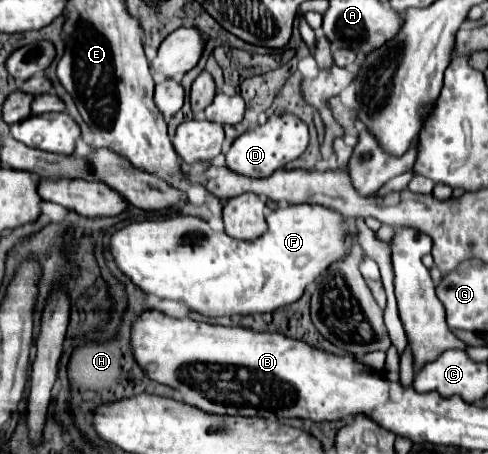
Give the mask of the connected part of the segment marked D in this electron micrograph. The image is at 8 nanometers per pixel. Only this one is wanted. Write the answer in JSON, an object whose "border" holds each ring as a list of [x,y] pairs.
{"border":[[[272,115],[264,125],[258,125],[254,131],[240,135],[230,151],[226,153],[226,167],[244,177],[270,177],[274,171],[284,169],[286,163],[300,157],[308,147],[308,127],[294,115]]]}

